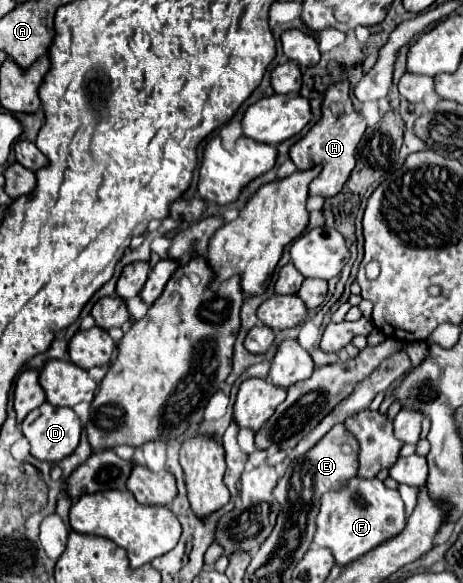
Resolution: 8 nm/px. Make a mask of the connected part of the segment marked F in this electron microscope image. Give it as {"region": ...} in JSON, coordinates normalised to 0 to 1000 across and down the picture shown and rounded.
{"region":[[[767,816],[732,840],[715,840],[693,854],[693,875],[685,882],[685,913],[676,930],[693,940],[711,940],[724,964],[745,971],[797,943],[814,940],[832,926],[857,919],[879,895],[875,868],[857,840],[836,837],[823,823],[788,823]]]}

